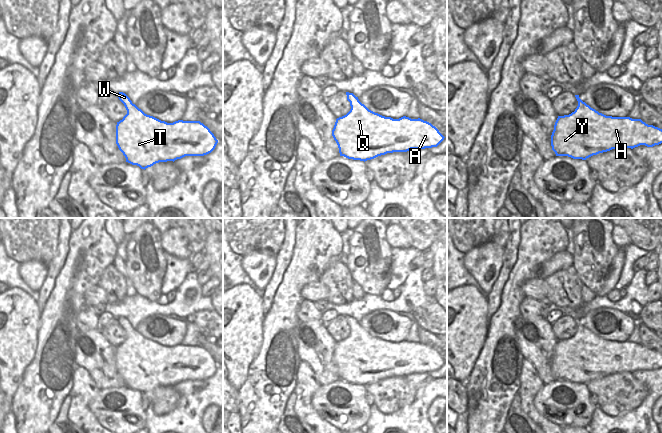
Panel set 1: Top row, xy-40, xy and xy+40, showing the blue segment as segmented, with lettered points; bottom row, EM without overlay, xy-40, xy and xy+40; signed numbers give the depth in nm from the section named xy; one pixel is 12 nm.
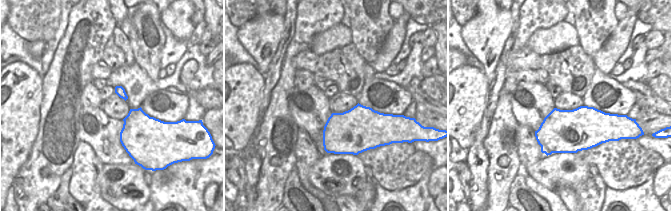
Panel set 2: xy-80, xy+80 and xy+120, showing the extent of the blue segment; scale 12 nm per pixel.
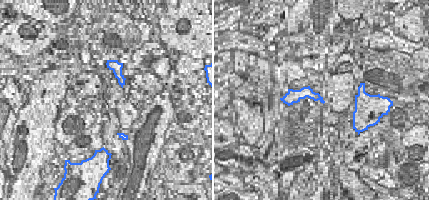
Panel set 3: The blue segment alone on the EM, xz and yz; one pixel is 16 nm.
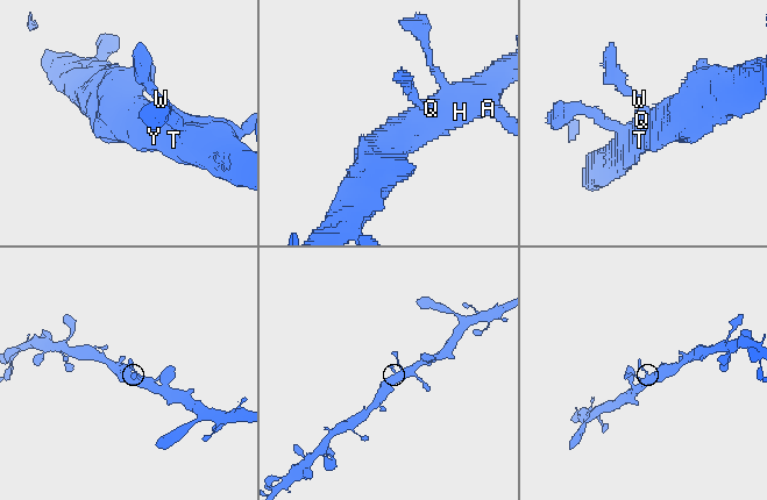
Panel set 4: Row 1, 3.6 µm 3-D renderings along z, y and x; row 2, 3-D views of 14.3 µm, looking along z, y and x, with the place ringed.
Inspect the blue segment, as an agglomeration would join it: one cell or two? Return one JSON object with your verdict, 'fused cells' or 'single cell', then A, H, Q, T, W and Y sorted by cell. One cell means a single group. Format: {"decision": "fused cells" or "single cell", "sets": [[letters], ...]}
{"decision": "single cell", "sets": [["A", "H", "Q", "T", "W", "Y"]]}

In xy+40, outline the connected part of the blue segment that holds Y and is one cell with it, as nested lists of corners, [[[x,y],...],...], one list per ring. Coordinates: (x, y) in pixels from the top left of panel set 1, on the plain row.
[[[575,319],[578,330],[569,339],[558,340],[551,359],[551,370],[556,380],[586,384],[599,377],[617,372],[653,371],[662,367],[662,353],[648,349],[641,343],[612,341],[599,337]]]

